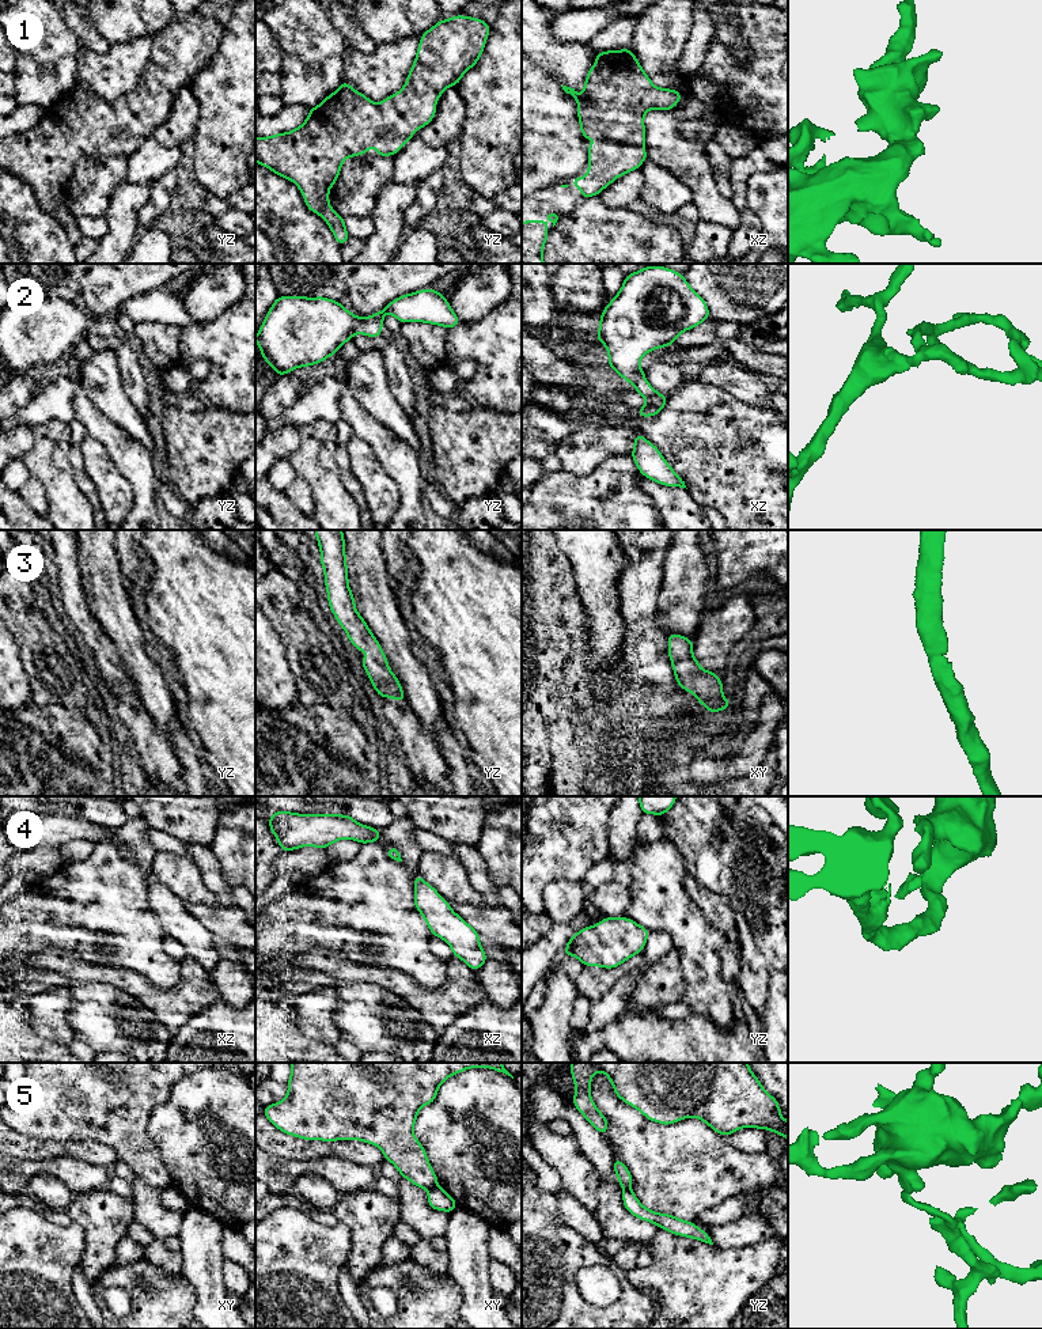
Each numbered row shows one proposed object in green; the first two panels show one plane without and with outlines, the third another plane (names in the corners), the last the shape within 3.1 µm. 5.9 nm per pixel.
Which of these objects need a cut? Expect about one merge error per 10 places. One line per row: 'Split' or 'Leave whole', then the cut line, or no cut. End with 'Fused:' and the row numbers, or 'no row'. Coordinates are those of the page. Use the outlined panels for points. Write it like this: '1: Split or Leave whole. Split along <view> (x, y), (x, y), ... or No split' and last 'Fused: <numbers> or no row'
1: Leave whole. No split
2: Leave whole. No split
3: Leave whole. No split
4: Leave whole. No split
5: Split. Split along xy (436, 1184), (429, 1189)
Fused: 5

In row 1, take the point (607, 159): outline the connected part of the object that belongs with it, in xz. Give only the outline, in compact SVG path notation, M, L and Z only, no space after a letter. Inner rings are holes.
M630 48L596 53L595 64L586 76L583 101L575 88L561 87L577 103L581 136L596 140L587 147L588 174L572 181L572 186L581 190L581 198L599 196L615 178L640 169L648 158L643 147L645 144L645 113L651 109L671 110L682 99L682 94L677 90L653 86Z

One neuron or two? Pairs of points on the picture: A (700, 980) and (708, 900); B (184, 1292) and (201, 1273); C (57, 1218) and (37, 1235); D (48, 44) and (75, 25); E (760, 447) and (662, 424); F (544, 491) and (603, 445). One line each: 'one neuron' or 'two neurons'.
A: two neurons
B: two neurons
C: two neurons
D: two neurons
E: one neuron
F: two neurons

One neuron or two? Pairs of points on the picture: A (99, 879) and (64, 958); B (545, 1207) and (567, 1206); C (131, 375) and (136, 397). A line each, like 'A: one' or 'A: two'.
A: two
B: two
C: one

